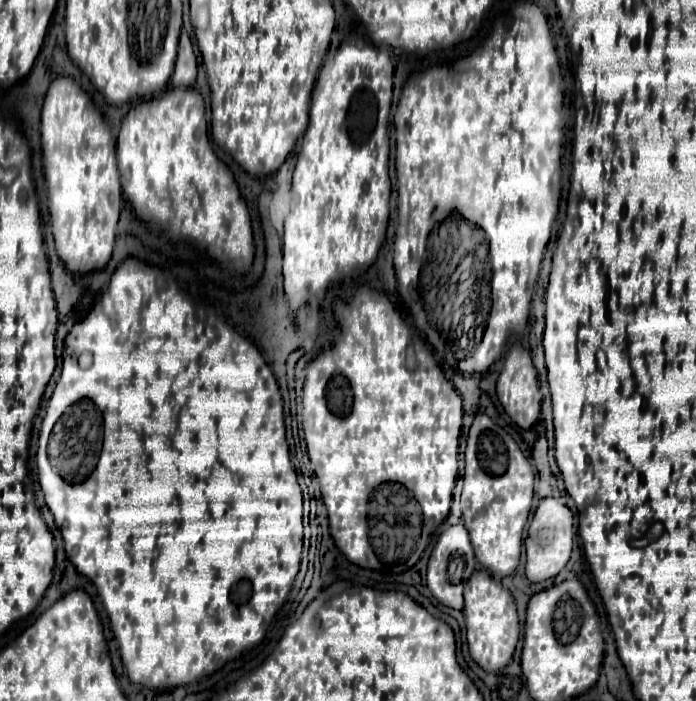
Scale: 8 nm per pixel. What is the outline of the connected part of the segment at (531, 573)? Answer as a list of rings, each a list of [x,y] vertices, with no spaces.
[[[542,498],[540,506],[534,512],[532,524],[528,528],[528,536],[524,540],[526,546],[526,578],[530,582],[544,582],[554,578],[570,560],[574,534],[572,534],[572,512],[556,498]]]

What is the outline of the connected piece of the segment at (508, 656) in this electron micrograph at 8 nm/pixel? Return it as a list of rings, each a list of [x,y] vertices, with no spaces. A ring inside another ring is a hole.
[[[476,570],[464,586],[464,618],[472,660],[486,672],[502,670],[512,660],[520,636],[520,624],[512,594],[502,588],[502,584],[496,582],[490,574],[484,574],[484,570]]]

